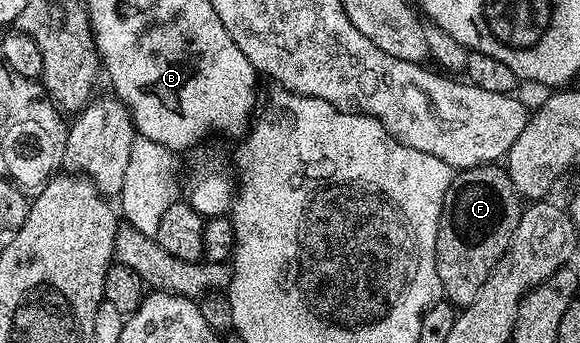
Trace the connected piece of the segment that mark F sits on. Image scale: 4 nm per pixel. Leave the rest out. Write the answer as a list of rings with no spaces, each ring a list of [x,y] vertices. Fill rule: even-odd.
[[[501,164],[475,166],[454,173],[443,200],[439,232],[435,240],[435,264],[442,295],[454,307],[464,308],[479,296],[487,276],[507,252],[511,236],[521,219],[523,199]]]

